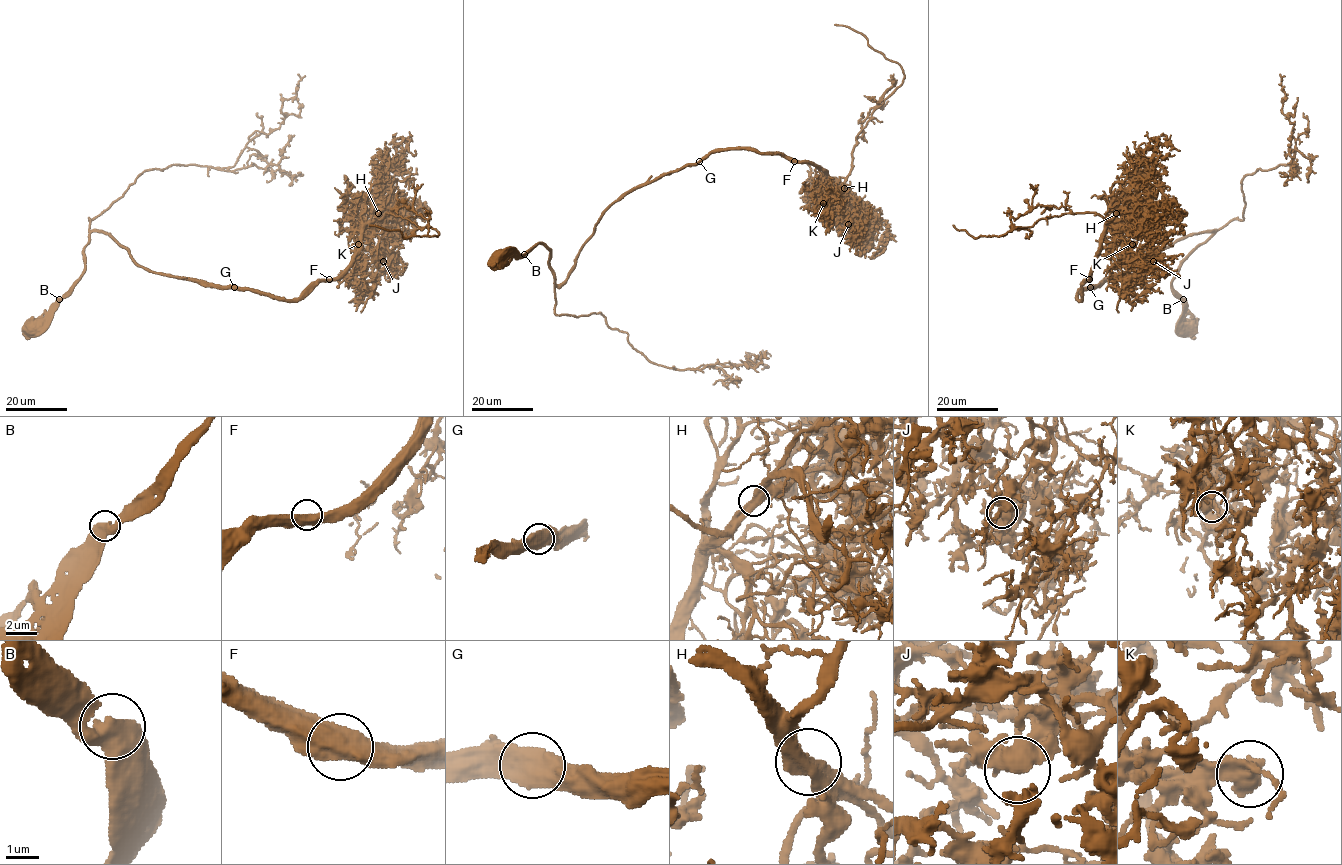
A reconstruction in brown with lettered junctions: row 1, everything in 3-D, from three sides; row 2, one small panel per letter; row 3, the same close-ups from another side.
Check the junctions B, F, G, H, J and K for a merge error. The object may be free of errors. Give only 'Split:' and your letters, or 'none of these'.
Split: H

